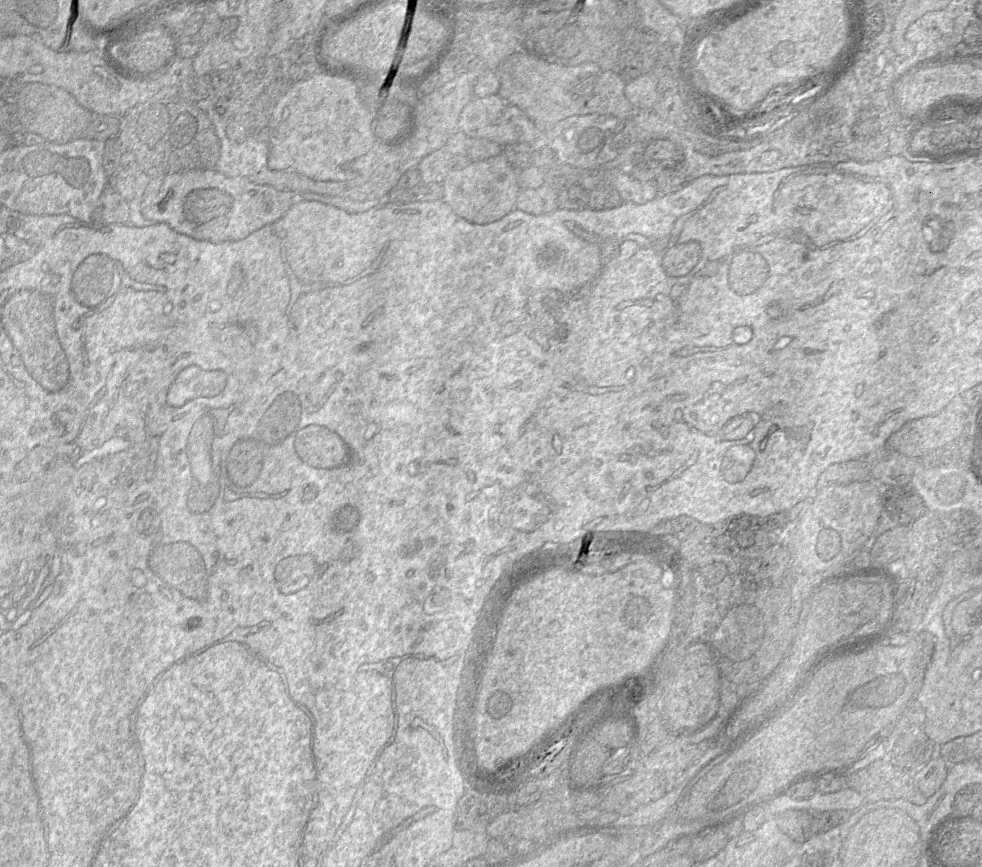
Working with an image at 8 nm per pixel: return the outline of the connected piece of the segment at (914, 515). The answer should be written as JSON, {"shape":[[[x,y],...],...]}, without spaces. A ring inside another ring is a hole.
{"shape":[[[911,485],[882,487],[883,509],[897,523],[897,526],[911,526],[927,508]]]}

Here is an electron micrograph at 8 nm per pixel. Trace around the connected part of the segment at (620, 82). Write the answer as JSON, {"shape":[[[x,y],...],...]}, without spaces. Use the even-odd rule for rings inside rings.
{"shape":[[[518,50],[506,58],[495,71],[500,80],[497,94],[520,108],[541,134],[571,116],[603,114],[627,120],[636,110],[625,95],[626,80],[617,71],[601,69],[593,62],[565,66]]]}

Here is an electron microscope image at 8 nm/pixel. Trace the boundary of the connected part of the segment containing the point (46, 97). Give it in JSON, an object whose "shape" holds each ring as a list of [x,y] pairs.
{"shape":[[[27,83],[15,99],[22,129],[42,136],[47,142],[65,144],[84,136],[95,116],[67,91],[43,83]]]}

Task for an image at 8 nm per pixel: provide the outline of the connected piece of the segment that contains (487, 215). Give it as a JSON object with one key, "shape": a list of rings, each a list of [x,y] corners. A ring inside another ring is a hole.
{"shape":[[[503,153],[482,161],[473,161],[460,170],[450,170],[442,181],[443,200],[465,220],[476,224],[495,222],[516,208],[521,191],[518,184],[518,170]]]}

